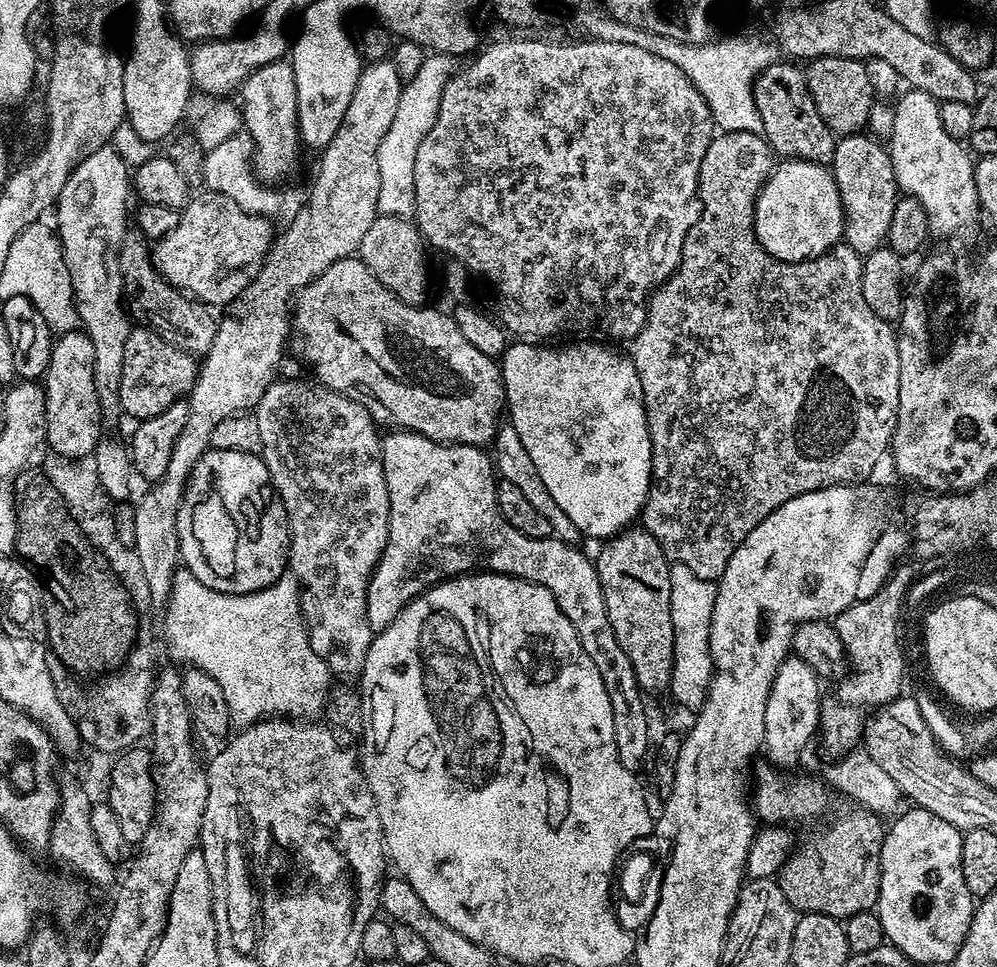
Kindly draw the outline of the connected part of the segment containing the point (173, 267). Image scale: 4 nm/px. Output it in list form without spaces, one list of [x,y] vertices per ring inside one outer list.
[[[205,191],[205,196],[189,199],[180,212],[180,221],[170,234],[166,234],[155,245],[154,260],[158,272],[168,284],[183,290],[189,297],[195,298],[207,306],[221,304],[227,306],[246,290],[246,286],[260,273],[260,268],[268,256],[268,250],[274,243],[272,236],[273,221],[267,216],[255,216],[234,202],[234,198],[223,196],[220,192]]]

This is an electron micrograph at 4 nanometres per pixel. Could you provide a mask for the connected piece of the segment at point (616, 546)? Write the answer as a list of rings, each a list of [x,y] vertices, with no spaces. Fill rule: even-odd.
[[[640,526],[625,527],[624,531],[617,532],[605,544],[608,545],[601,550],[600,557],[595,557],[594,563],[596,572],[600,575],[600,581],[602,582],[602,594],[606,598],[606,614],[610,618],[610,626],[614,630],[614,638],[618,638],[618,646],[622,646],[626,658],[630,658],[630,662],[634,666],[634,674],[645,693],[651,694],[651,692],[658,691],[659,688],[667,689],[672,682],[672,659],[674,658],[674,622],[672,621],[672,606],[670,604],[670,594],[672,593],[672,587],[670,586],[670,574],[672,573],[670,561],[665,556],[659,542]]]

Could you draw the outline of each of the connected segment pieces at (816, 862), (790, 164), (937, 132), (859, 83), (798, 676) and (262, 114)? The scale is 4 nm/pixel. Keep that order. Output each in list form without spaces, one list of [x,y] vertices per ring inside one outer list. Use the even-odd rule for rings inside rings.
[[[852,811],[856,812],[830,825],[809,844],[801,843],[780,869],[780,889],[797,913],[817,912],[847,918],[877,907],[880,899],[880,851],[886,824],[874,812]]]
[[[789,160],[773,167],[767,182],[756,197],[756,237],[762,247],[775,258],[787,264],[802,264],[833,251],[836,243],[844,240],[844,207],[840,191],[831,171],[823,164],[811,164],[808,160]]]
[[[906,92],[900,101],[895,101],[894,130],[890,139],[896,186],[904,196],[912,196],[922,205],[933,237],[948,236],[958,231],[968,216],[980,208],[976,166],[969,149],[942,130],[940,104],[935,98],[929,92]]]
[[[819,56],[807,65],[806,75],[808,89],[814,98],[814,106],[818,106],[818,114],[822,114],[822,122],[826,122],[826,126],[830,126],[830,130],[837,137],[855,136],[867,125],[871,106],[874,103],[874,93],[863,59]]]
[[[792,654],[780,663],[778,674],[772,683],[770,698],[766,702],[766,722],[764,723],[763,755],[767,762],[779,770],[792,768],[800,760],[800,755],[808,748],[811,740],[817,739],[820,730],[820,704],[822,697],[821,677],[816,675],[799,656]]]
[[[278,59],[251,72],[242,85],[243,127],[250,134],[254,149],[254,171],[261,181],[276,182],[296,168],[302,139],[296,113],[296,78],[291,63]]]

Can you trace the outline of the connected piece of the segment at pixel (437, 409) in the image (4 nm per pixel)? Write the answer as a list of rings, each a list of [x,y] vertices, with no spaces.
[[[349,258],[334,262],[334,266],[327,268],[321,276],[316,277],[307,288],[299,293],[294,304],[294,332],[300,335],[300,344],[304,347],[304,356],[312,363],[312,368],[316,371],[315,379],[325,388],[330,388],[334,392],[340,392],[346,398],[358,402],[377,425],[392,424],[393,429],[405,432],[416,432],[419,436],[425,436],[431,440],[438,440],[442,444],[474,444],[477,446],[488,446],[495,441],[496,429],[502,423],[500,411],[503,413],[506,408],[504,399],[504,378],[502,368],[493,357],[482,354],[482,350],[470,346],[466,338],[462,338],[462,330],[458,330],[455,319],[451,315],[443,316],[440,312],[435,312],[432,306],[417,306],[402,302],[382,282],[376,280],[376,275],[371,272],[363,259]]]

